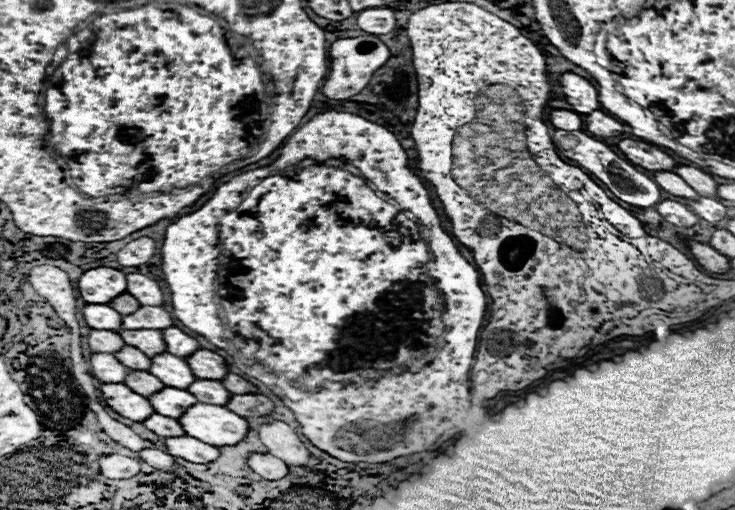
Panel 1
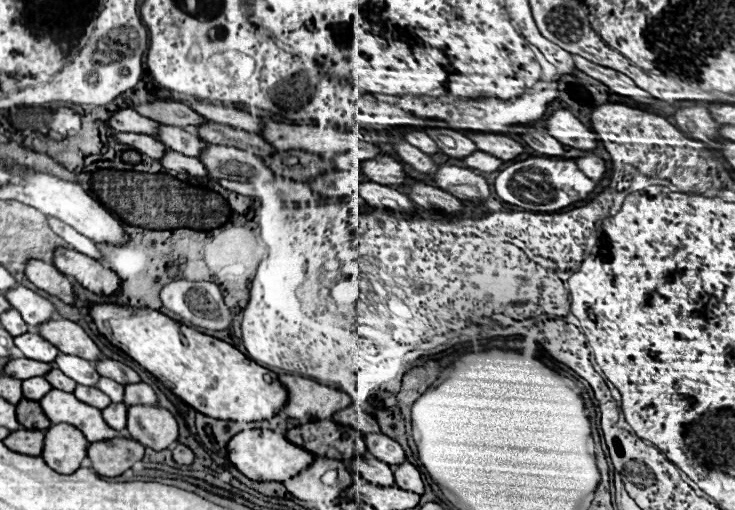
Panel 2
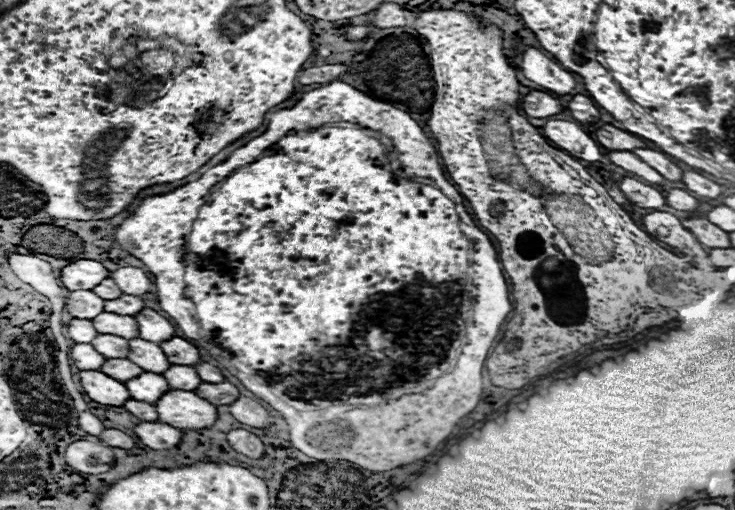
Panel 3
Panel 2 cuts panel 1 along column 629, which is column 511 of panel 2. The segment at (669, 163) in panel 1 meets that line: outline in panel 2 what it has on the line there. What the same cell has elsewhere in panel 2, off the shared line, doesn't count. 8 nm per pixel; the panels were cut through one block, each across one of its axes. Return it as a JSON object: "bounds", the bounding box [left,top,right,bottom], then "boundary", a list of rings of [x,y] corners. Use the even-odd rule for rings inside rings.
{"bounds":[464,130,524,162],"boundary":[[[464,130],[464,134],[478,146],[478,150],[488,152],[504,162],[516,160],[524,152],[520,142],[516,142],[504,134],[486,134],[486,132],[468,132],[468,130]]]}

